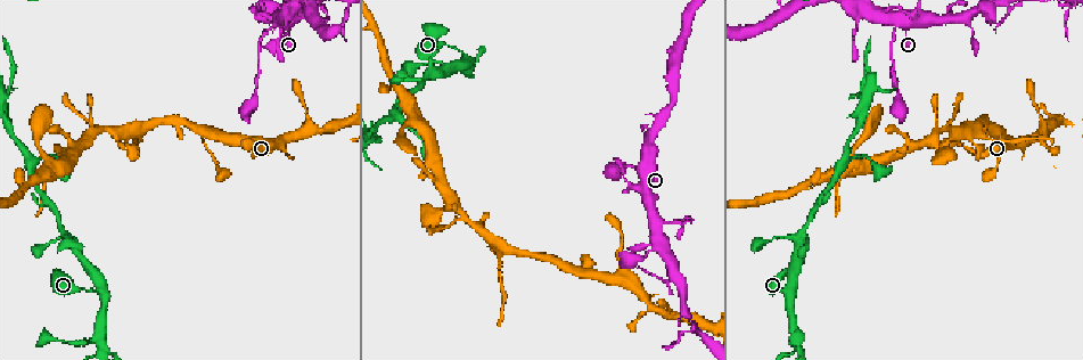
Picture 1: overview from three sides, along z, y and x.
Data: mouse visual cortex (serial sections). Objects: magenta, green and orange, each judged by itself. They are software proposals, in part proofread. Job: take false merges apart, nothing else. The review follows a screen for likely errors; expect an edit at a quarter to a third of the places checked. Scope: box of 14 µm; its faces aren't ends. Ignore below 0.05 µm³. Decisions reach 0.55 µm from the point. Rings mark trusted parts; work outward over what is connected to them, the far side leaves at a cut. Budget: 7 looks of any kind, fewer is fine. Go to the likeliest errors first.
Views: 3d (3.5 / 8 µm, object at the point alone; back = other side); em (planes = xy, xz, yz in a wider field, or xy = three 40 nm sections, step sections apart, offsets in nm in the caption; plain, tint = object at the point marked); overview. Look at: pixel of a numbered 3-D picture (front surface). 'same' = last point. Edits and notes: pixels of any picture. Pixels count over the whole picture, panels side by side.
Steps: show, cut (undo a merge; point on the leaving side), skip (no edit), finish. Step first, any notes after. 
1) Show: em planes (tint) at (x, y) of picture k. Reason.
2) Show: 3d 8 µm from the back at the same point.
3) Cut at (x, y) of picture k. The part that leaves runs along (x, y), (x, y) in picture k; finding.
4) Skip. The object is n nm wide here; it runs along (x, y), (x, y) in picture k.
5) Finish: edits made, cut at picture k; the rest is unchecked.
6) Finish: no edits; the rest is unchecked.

Show: 3d 3.5 µm at (628, 165) of picture 1. Thick turns thin.

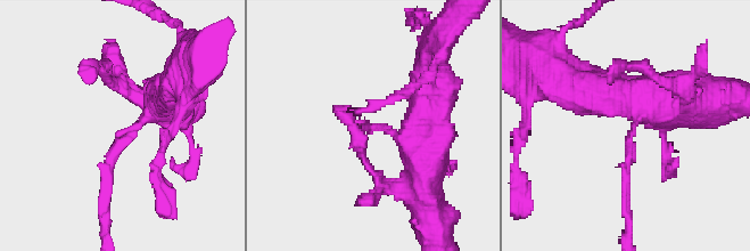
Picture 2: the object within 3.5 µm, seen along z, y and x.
Show: em xy step 5 (tint) at (380, 127) of picture 2. The arms are 150, 500 nm wide; need the tissue.

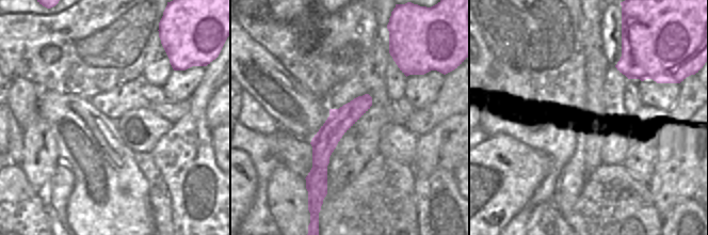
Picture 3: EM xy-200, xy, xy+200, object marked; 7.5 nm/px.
Skip. It runs along (367, 97), (323, 143), (323, 182) in picture 3; one cell here.

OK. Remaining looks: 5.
Show: 3d 3.5 µm at (142, 126) of picture 1. Side arm on a straight run.

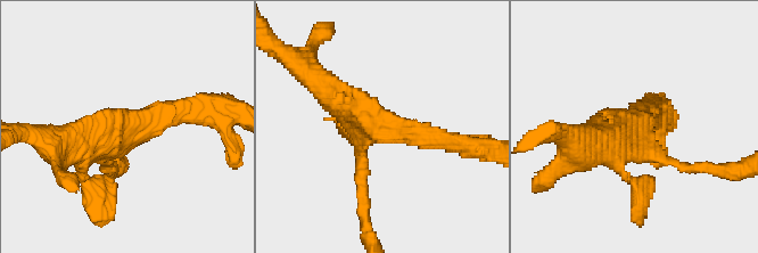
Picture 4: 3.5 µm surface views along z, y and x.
Show: em xy step 5 (tint) at (124, 126) of picture 4.

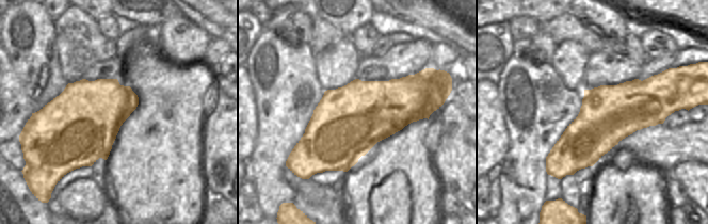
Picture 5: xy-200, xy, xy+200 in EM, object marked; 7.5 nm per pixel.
Skip. 3 arms meet here; it runs along (450, 143), (384, 130), (320, 83) in picture 4; one cell here.

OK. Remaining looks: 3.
Show: 3d 3.5 µm at (648, 245) of picture 1. Thin neck.

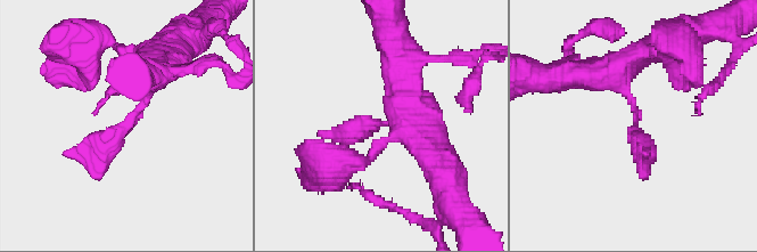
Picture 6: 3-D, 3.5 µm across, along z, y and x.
Show: em xy step 5 (tint) at (636, 121) of picture 6. Need the tissue.

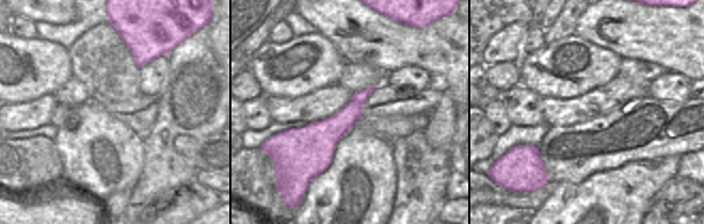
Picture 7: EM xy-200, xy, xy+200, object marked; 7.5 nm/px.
Show: em xy step 3 (tint) at the same point.

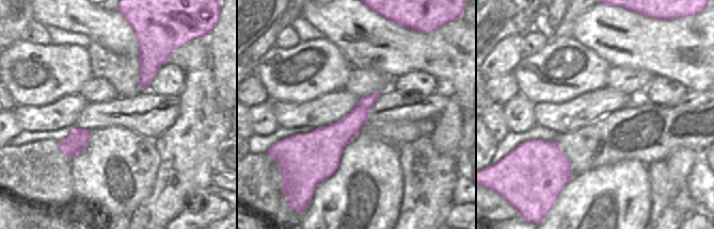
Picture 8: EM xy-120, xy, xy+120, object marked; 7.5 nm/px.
Skip. It runs along (148, 73), (138, 111), (67, 153) in picture 6; continuous, no second cell.

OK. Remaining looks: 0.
Finish: no edits; the rest is unchecked.

